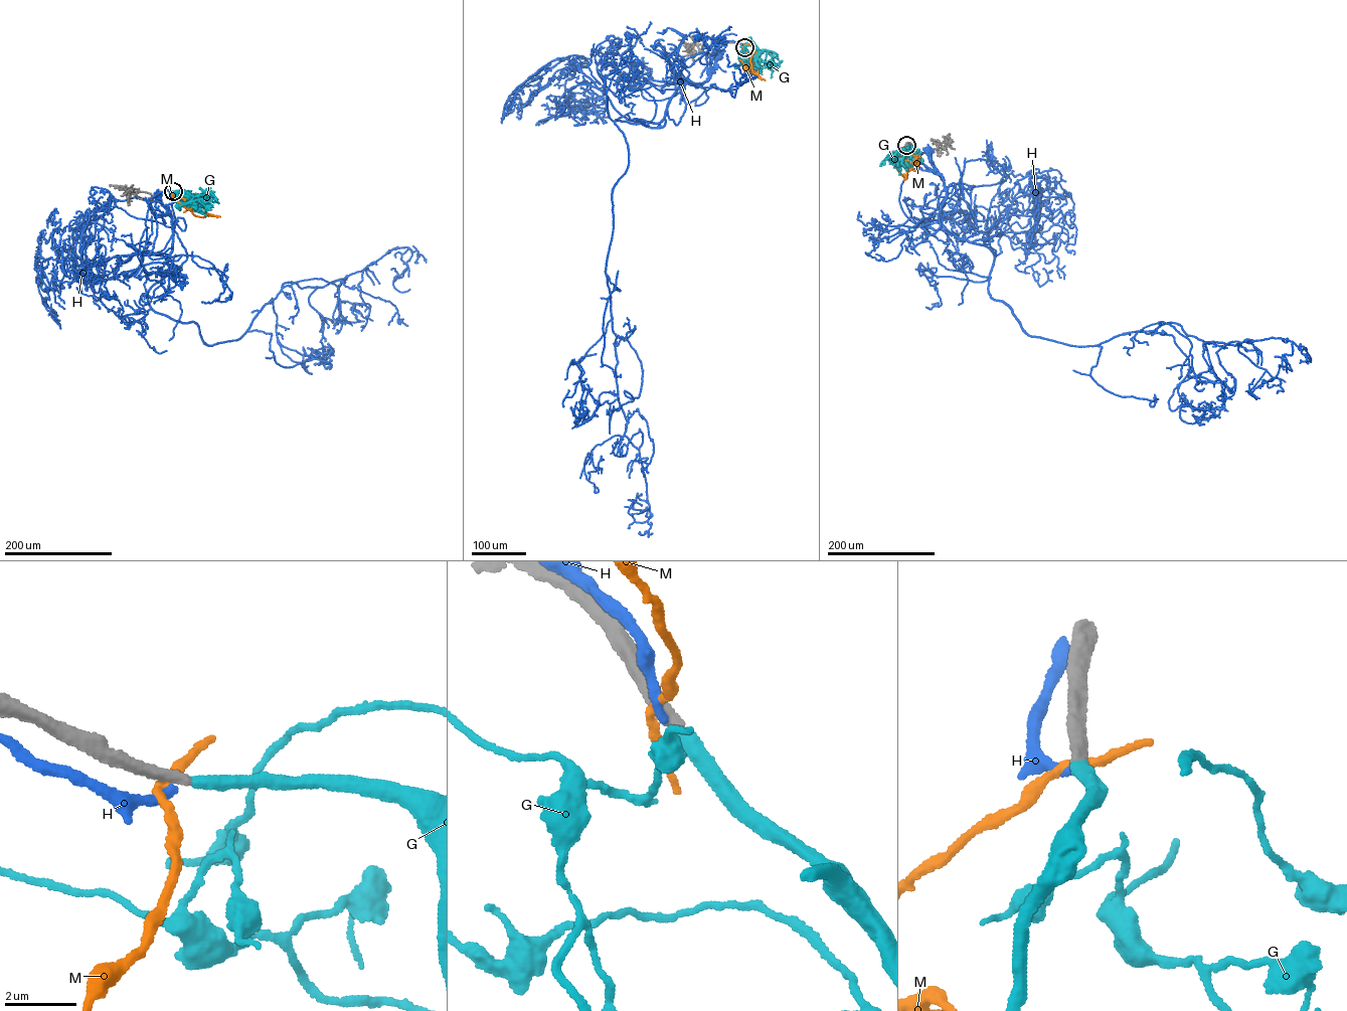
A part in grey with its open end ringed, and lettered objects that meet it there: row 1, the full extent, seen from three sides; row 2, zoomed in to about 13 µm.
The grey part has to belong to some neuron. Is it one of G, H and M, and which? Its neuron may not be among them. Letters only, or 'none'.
G

